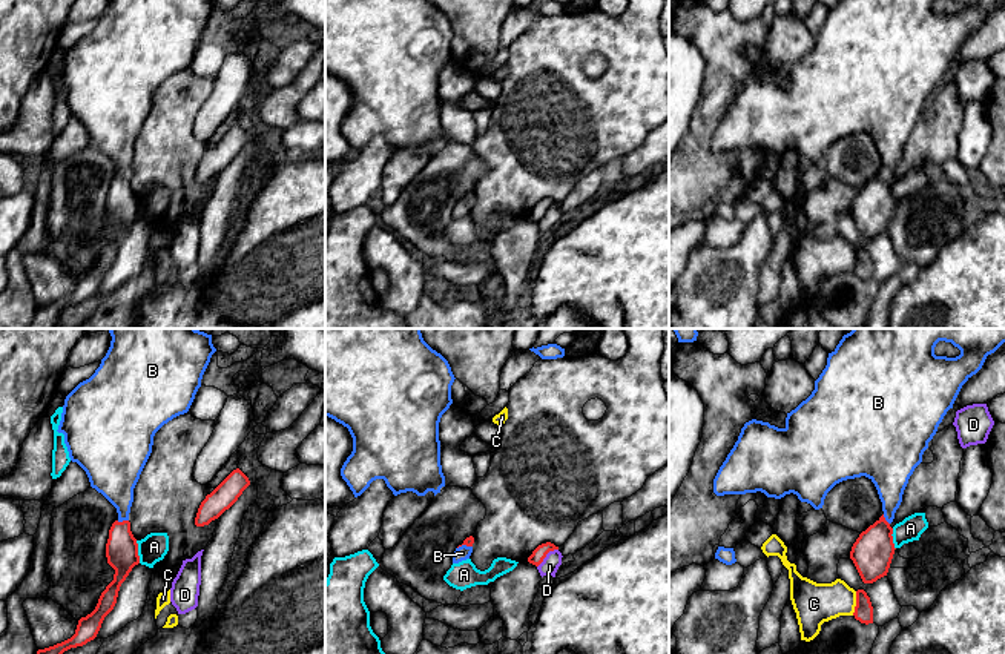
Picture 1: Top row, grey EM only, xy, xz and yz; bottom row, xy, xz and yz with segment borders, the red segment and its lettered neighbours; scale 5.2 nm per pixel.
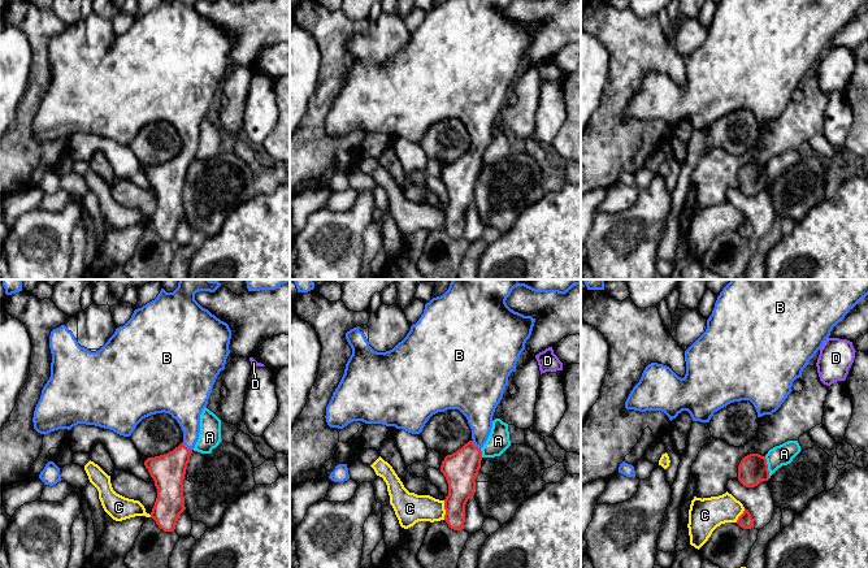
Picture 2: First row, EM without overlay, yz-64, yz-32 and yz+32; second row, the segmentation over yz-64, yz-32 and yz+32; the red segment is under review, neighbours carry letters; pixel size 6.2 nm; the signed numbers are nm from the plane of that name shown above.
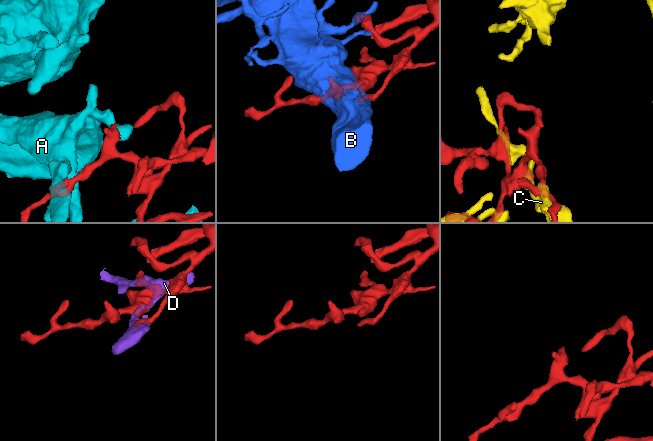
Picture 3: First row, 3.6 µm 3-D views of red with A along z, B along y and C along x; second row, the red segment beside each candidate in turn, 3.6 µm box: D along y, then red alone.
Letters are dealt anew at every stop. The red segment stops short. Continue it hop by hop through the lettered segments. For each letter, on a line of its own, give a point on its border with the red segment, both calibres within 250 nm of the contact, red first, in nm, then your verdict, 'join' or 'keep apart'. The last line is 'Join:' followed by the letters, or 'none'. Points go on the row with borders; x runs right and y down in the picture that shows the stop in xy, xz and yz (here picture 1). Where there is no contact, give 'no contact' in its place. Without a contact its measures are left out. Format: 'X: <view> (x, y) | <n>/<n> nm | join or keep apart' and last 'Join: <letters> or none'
A: xy (137, 551) | 180/150 nm | keep apart
B: xy (123, 521) | 180/240 nm | join
C: yz (856, 604) | 100/220 nm | keep apart
D: xz (545, 556) | 70/90 nm | keep apart
Join: B

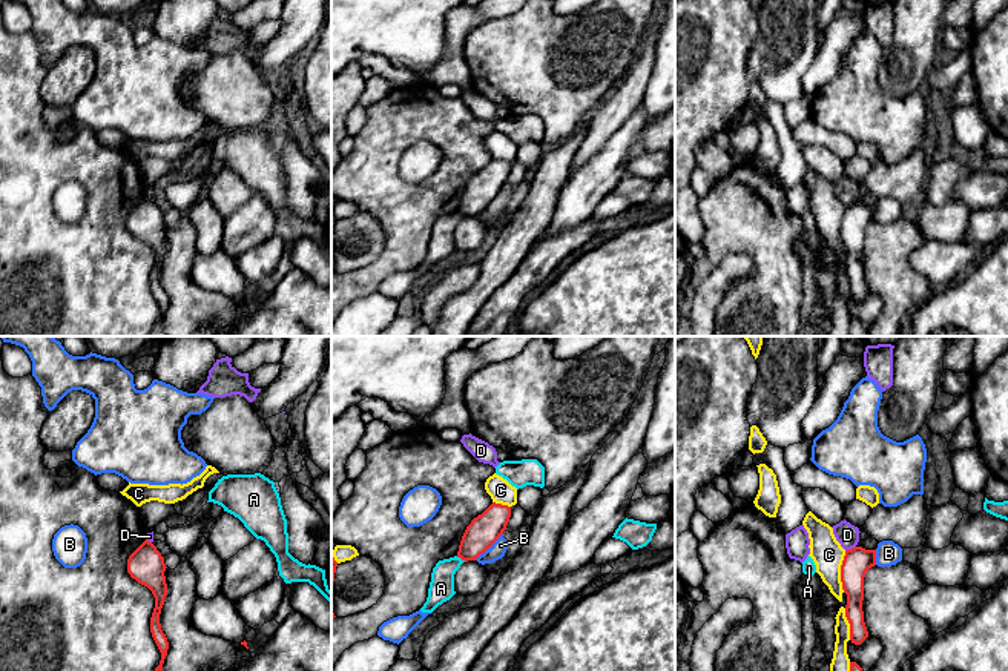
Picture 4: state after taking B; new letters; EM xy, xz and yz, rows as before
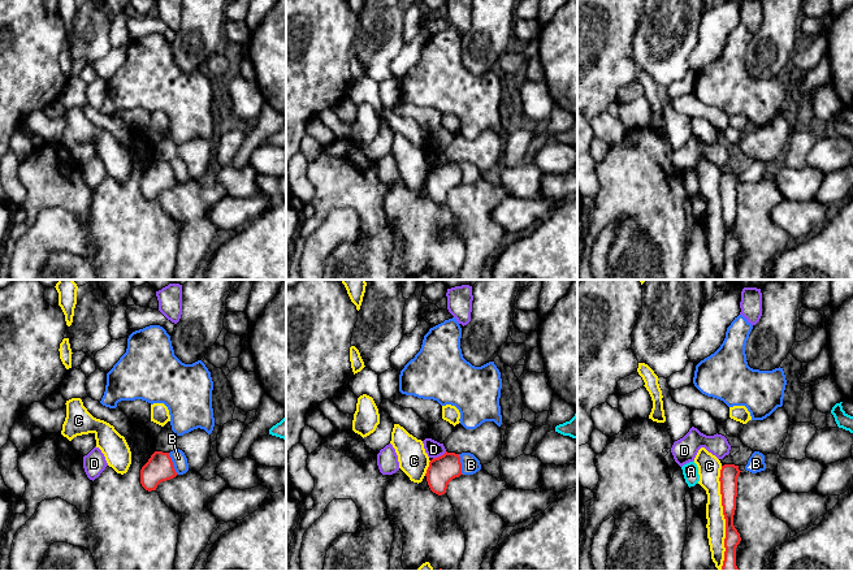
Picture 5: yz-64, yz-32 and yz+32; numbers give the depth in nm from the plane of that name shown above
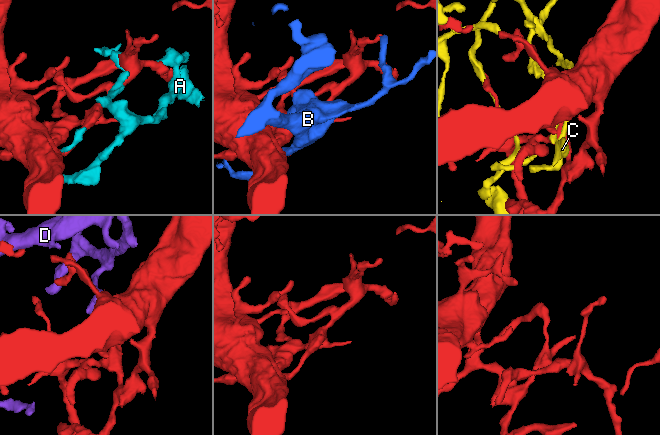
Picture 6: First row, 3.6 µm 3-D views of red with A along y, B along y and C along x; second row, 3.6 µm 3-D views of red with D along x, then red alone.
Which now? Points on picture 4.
A: xz (461, 558) | 160/130 nm | keep apart
B: xz (490, 547) | 160/80 nm | keep apart
C: yz (841, 571) | 140/160 nm | keep apart
D: yz (852, 548) | 140/120 nm | keep apart
Join: none

